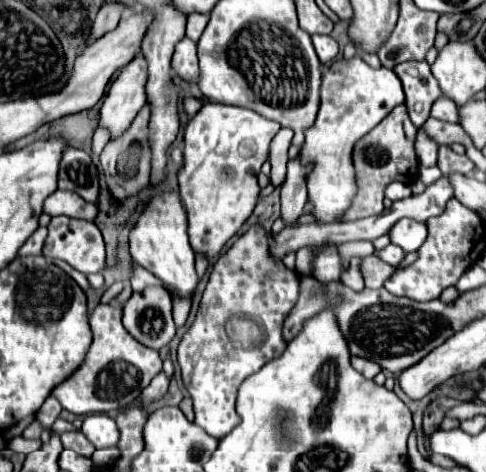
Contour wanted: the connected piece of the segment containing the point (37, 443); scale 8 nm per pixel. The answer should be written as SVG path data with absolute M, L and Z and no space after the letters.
M17 436L9 441L8 448L14 453L23 453L27 455L28 453L39 449L41 445L42 442L40 439L24 439L20 438L20 436Z

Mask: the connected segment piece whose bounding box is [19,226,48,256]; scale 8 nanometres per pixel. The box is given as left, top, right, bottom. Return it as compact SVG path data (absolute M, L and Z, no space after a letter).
M39 226L33 234L31 234L31 238L19 248L19 254L21 256L31 256L31 254L41 254L41 246L43 246L43 242L45 242L45 236L47 236L48 230L45 226Z

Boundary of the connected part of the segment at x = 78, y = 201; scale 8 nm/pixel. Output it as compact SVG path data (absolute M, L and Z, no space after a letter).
M55 190L51 196L45 198L43 202L43 212L49 216L71 216L71 218L85 218L93 220L97 216L97 206L83 200L75 192L67 190Z

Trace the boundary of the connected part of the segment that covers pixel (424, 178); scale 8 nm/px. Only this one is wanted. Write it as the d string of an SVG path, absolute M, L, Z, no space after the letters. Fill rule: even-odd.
M421 166L419 168L419 180L425 184L425 186L431 186L437 178L441 178L443 174L441 174L441 170L437 168L437 166L431 166L431 168L425 168L425 166Z

